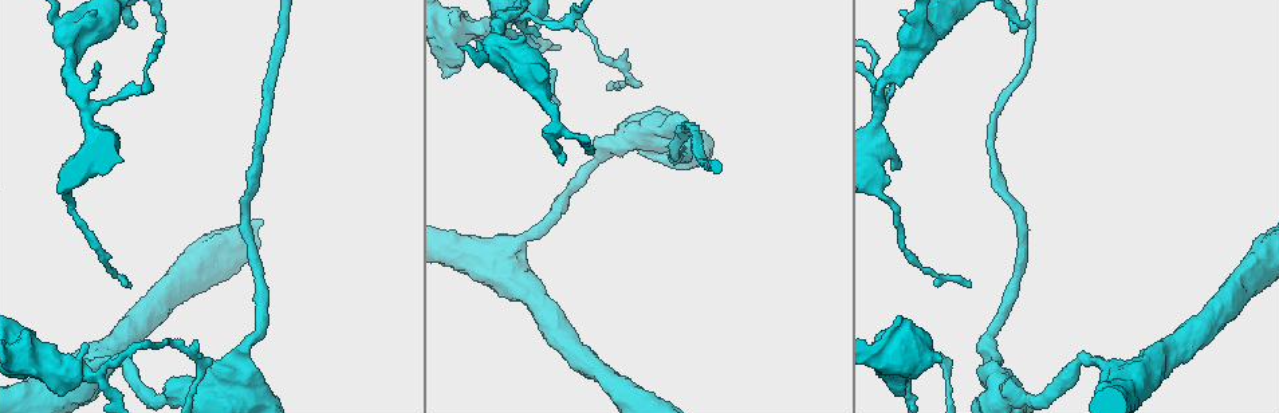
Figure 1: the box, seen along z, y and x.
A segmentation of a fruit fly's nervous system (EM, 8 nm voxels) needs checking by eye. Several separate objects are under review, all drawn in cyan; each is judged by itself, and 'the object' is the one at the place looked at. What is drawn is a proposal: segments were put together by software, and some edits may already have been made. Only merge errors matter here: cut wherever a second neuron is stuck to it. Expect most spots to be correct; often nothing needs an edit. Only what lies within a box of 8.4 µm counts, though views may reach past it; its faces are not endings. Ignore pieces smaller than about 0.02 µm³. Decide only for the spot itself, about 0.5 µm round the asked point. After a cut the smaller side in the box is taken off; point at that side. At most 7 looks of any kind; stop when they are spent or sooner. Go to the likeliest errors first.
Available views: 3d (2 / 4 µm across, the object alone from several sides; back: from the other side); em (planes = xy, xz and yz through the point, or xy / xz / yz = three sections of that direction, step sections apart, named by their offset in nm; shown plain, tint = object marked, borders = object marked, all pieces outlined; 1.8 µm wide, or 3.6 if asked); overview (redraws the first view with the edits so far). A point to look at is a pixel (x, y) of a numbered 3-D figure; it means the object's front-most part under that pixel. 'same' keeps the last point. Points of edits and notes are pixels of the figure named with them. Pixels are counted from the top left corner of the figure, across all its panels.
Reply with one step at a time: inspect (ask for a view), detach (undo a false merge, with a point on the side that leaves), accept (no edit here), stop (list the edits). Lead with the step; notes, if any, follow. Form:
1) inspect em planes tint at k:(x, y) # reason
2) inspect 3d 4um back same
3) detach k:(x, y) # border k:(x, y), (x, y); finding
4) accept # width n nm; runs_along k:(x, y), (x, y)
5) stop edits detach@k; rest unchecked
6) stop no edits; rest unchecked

inspect em planes tint at 1:(97, 375)

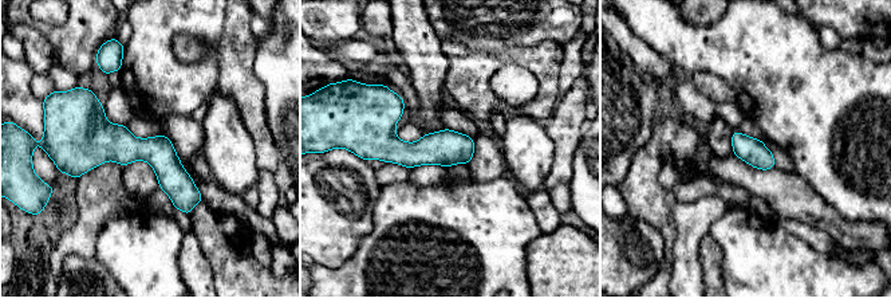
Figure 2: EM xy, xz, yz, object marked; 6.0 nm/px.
accept # runs_along 2:(70, 141), (148, 149), (198, 197); one neuron here

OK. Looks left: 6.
inspect 3d 4um at 1:(237, 385) # thick turns thin

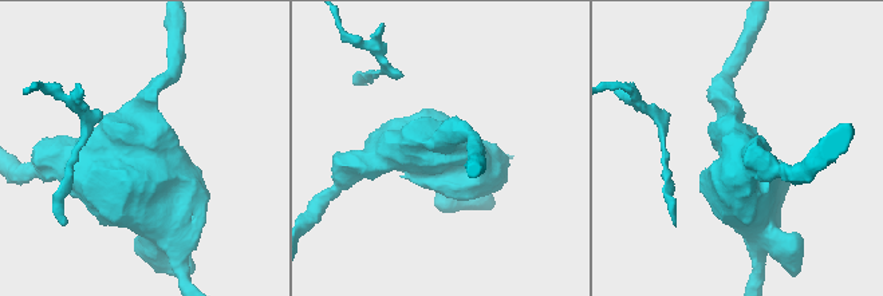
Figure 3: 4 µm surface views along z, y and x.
inspect em 3.6um xy step 4 plain at 3:(142, 144)

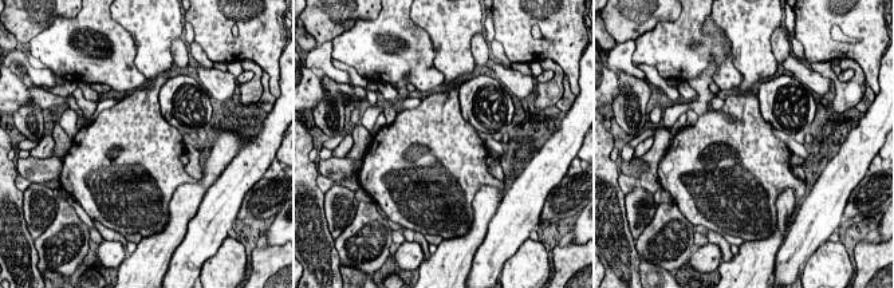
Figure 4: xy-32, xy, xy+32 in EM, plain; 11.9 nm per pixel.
inspect em 3.6um xy step 4 borders same

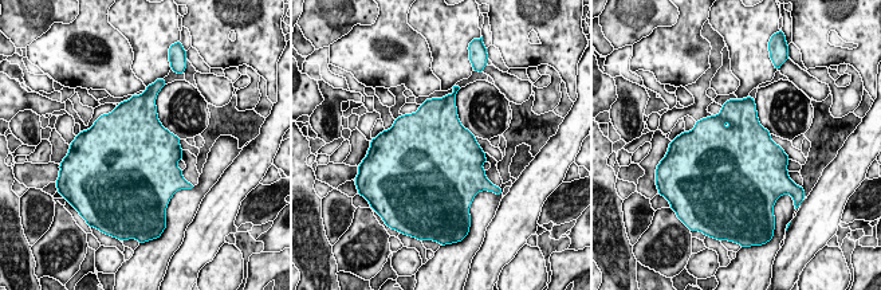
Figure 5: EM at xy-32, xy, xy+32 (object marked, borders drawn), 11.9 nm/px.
accept # continuous, no second neuron

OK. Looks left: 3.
inspect em planes plain at 1:(878, 110) # thin arm on a thick one

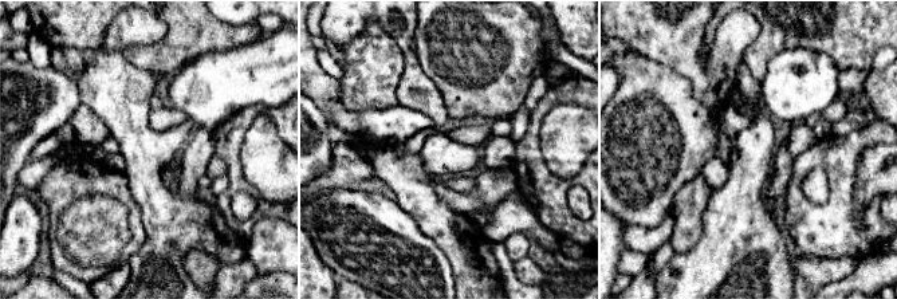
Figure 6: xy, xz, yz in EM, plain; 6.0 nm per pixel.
inspect em planes borders same # what lies round it

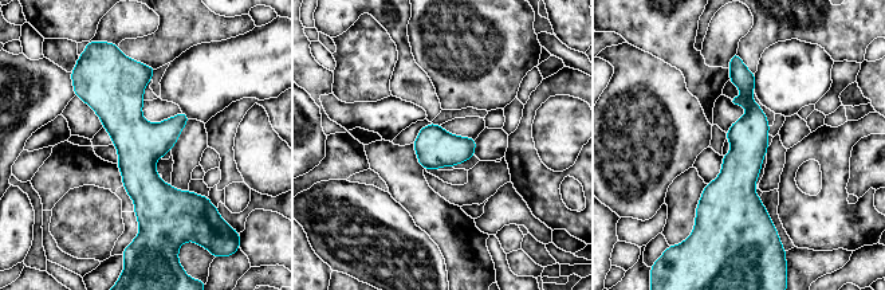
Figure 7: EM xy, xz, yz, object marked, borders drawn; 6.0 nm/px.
accept # runs_along 7:(736, 62), (750, 105), (750, 223); one neuron here

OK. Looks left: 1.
stop no edits; rest unchecked

